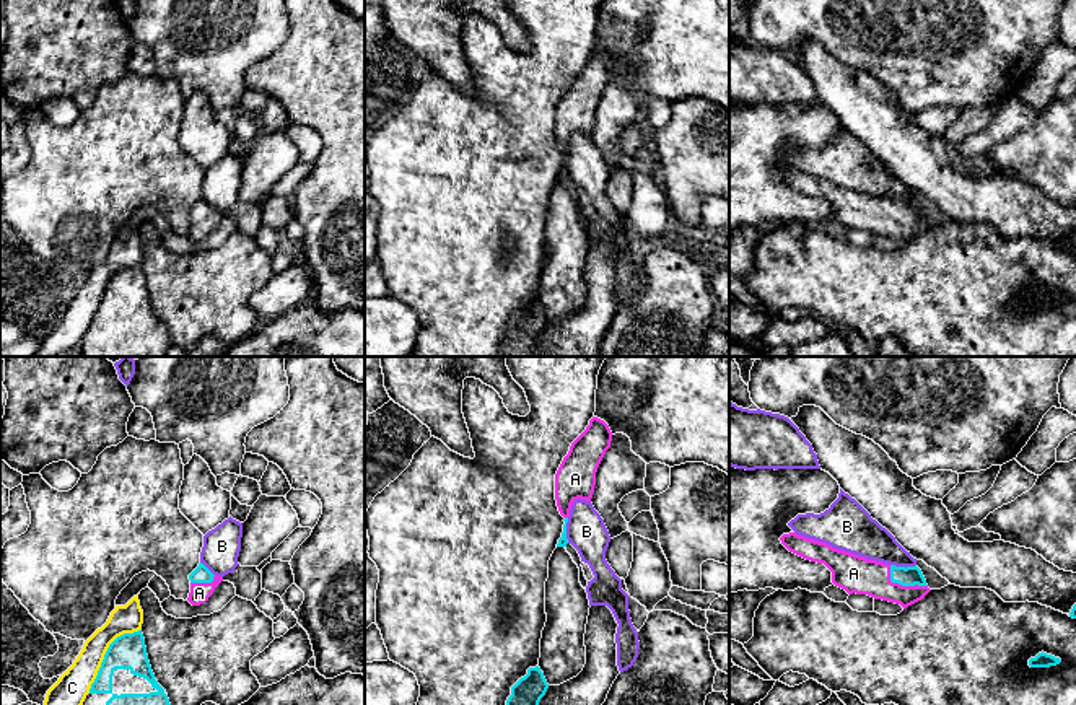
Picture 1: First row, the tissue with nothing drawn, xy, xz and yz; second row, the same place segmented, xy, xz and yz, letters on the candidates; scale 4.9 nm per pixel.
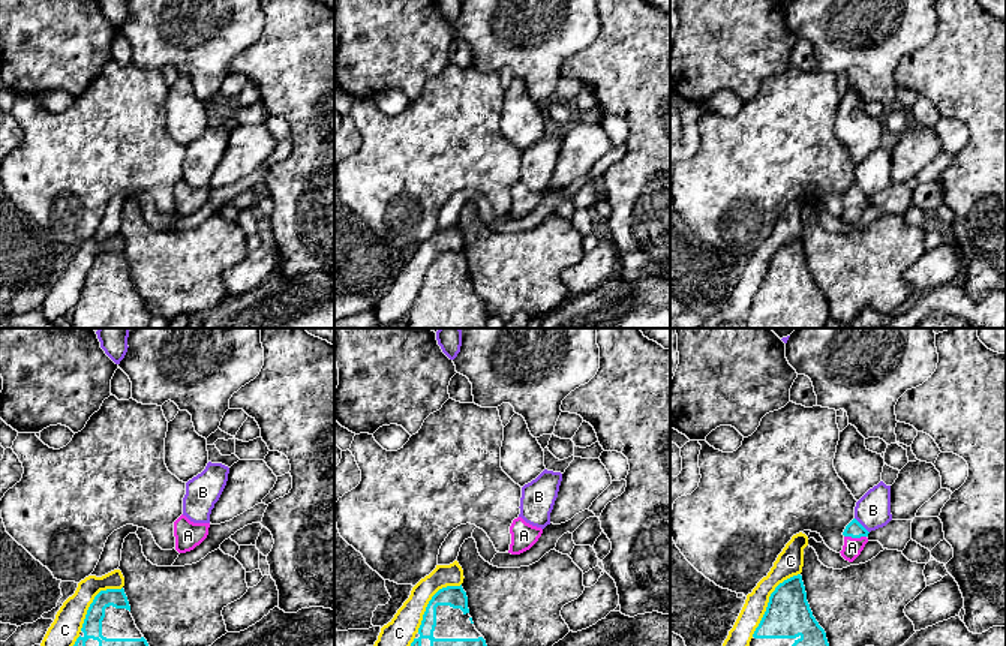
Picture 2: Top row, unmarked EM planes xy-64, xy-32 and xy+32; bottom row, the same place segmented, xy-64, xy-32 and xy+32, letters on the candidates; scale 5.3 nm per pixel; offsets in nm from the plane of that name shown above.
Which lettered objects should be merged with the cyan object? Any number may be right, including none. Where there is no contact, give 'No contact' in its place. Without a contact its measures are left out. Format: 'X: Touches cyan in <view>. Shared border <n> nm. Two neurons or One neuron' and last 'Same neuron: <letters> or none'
A: Touches cyan in yz. Shared border 220 nm. One neuron
B: Touches cyan in xz. Shared border 130 nm. Two neurons
C: Touches cyan in xy. Shared border 420 nm. Two neurons
Same neuron: A

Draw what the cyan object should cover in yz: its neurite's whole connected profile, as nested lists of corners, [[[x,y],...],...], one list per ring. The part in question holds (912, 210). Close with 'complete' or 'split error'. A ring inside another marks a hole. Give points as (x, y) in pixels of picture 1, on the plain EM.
[[[796,168],[783,169],[780,176],[790,187],[824,199],[832,207],[832,218],[848,230],[868,230],[907,244],[931,226],[916,200],[905,204],[868,195]]] | split error

